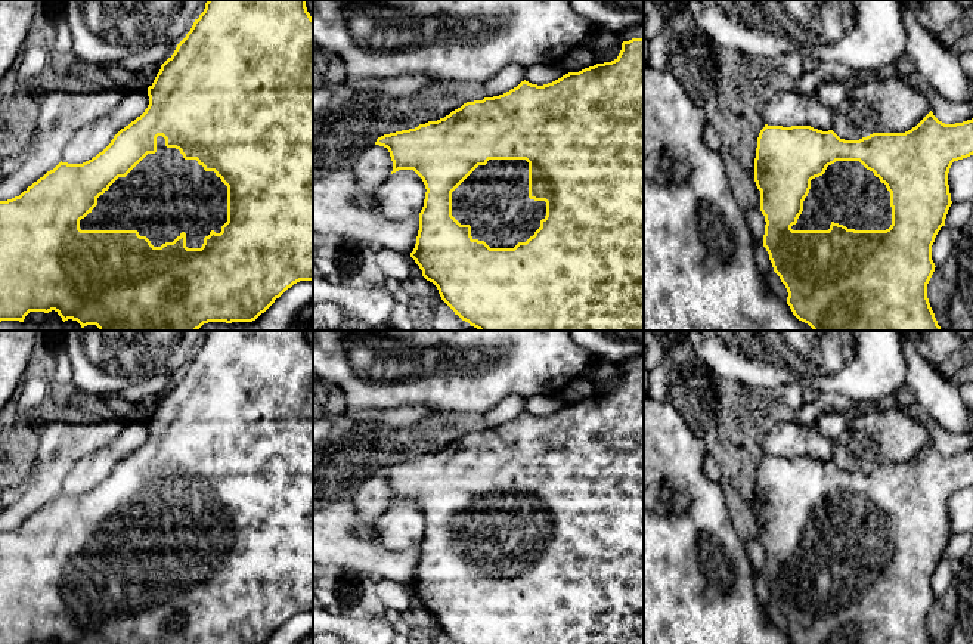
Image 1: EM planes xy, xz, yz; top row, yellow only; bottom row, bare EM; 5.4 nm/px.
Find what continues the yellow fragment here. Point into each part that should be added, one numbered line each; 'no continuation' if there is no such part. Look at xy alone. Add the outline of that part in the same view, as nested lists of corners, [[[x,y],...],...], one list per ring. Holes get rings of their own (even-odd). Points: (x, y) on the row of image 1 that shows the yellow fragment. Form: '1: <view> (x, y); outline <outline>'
1: xy (164, 195); outline [[[157,137],[157,152],[148,154],[126,177],[118,177],[97,205],[80,220],[81,230],[137,230],[154,247],[173,242],[186,233],[188,248],[201,248],[211,230],[221,232],[227,222],[227,186],[196,160],[185,160],[179,149]]]

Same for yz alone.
1: yz (848, 194); outline [[[836,161],[825,173],[811,180],[803,211],[793,230],[828,230],[831,223],[855,230],[886,230],[892,225],[890,192],[859,161]]]

